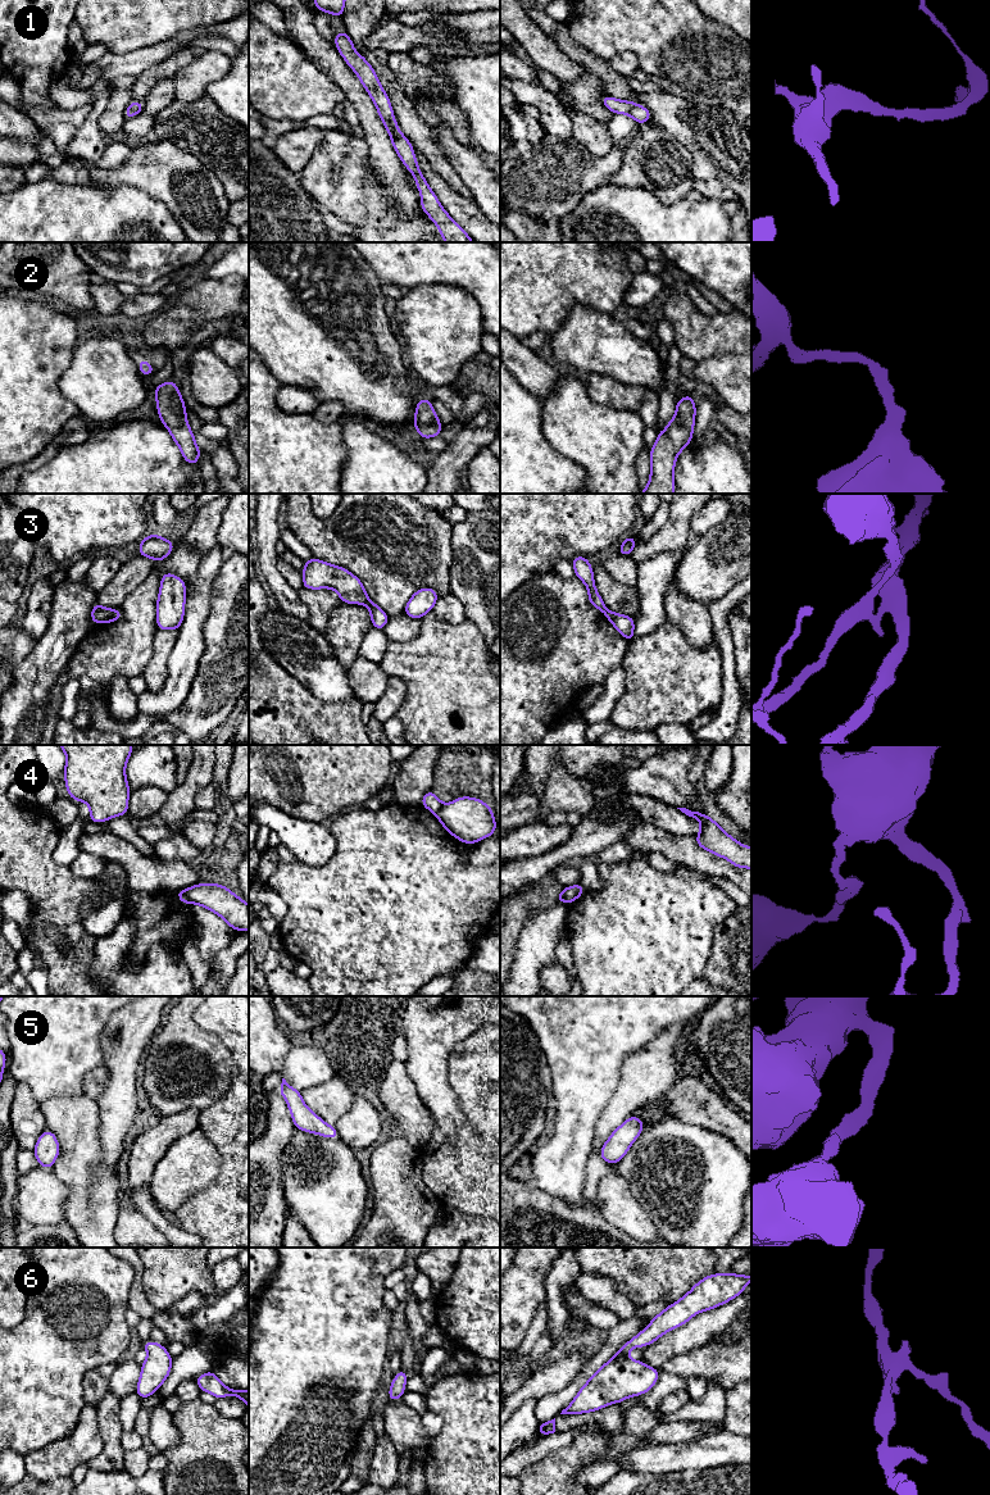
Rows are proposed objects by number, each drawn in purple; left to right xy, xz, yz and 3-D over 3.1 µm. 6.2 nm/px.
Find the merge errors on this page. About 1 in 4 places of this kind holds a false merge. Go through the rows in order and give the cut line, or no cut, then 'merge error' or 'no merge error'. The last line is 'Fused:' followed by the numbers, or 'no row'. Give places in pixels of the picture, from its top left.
1: cut none; no merge error
2: cut none; no merge error
3: cut xy (116, 609), (108, 622); merge error
4: cut xy (185, 890), (189, 903); merge error
5: cut none; no merge error
6: cut none; no merge error
Fused: 3, 4

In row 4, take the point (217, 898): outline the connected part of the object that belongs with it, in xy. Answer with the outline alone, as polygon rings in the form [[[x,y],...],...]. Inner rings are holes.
[[[196,883],[186,890],[189,904],[201,905],[222,917],[233,931],[249,931],[249,905],[219,883]]]

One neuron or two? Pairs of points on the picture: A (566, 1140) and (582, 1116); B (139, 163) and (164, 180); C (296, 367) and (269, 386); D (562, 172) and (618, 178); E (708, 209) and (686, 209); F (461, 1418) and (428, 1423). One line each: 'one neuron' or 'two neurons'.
A: one neuron
B: one neuron
C: two neurons
D: two neurons
E: one neuron
F: two neurons

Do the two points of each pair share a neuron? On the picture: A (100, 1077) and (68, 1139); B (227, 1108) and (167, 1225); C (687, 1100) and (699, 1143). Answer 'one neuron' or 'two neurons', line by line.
A: two neurons
B: two neurons
C: two neurons

